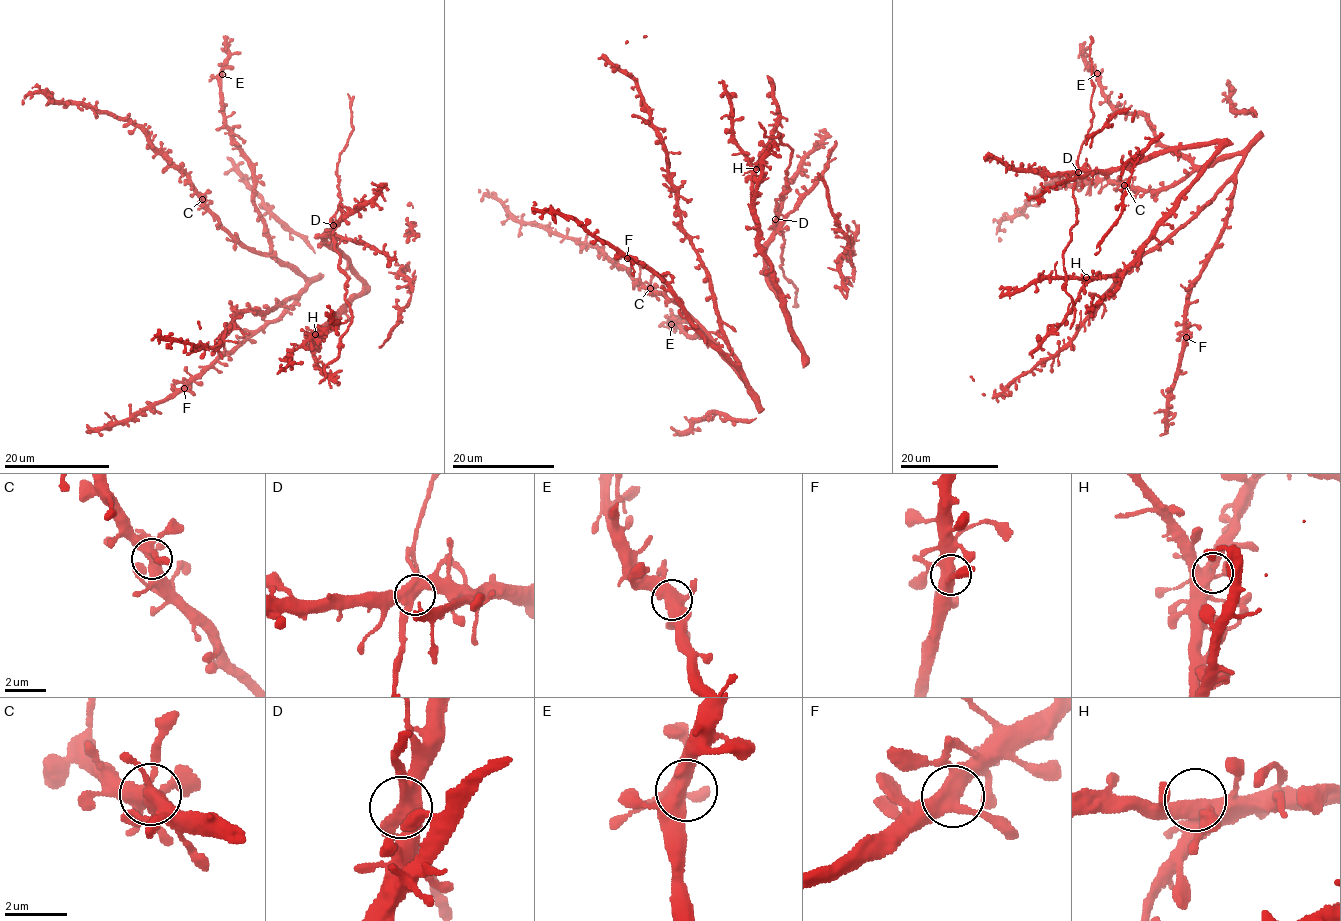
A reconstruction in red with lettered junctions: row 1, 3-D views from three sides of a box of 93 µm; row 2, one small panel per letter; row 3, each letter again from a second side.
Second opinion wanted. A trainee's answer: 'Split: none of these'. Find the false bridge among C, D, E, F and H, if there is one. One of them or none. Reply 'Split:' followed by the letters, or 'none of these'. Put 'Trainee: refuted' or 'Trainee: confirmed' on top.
Trainee: refuted
Split: D

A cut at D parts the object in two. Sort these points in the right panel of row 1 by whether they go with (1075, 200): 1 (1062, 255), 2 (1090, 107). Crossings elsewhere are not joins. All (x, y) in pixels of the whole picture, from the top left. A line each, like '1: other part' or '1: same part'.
1: same part
2: same part

